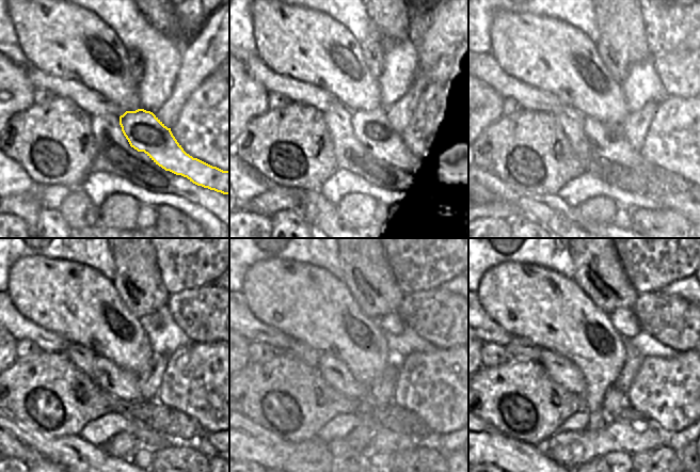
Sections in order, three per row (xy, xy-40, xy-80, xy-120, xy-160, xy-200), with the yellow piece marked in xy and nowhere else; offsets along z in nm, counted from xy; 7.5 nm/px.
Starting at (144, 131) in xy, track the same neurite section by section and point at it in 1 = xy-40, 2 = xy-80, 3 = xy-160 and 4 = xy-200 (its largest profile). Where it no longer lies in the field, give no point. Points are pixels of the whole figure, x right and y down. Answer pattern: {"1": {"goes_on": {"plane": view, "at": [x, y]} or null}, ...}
{"1": {"goes_on": {"plane": "xy-40", "at": [371, 128]}}, "2": {"goes_on": {"plane": "xy-80", "at": [608, 140]}}, "3": {"goes_on": {"plane": "xy-160", "at": [335, 372]}}, "4": {"goes_on": {"plane": "xy-200", "at": [561, 370]}}}

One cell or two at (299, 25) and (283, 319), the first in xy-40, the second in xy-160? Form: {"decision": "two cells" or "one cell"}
{"decision": "one cell"}

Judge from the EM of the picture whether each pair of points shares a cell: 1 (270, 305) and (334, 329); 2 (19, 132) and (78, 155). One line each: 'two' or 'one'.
1: one
2: one

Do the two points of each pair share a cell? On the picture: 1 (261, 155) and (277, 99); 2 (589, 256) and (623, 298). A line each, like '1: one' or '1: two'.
1: two
2: one

